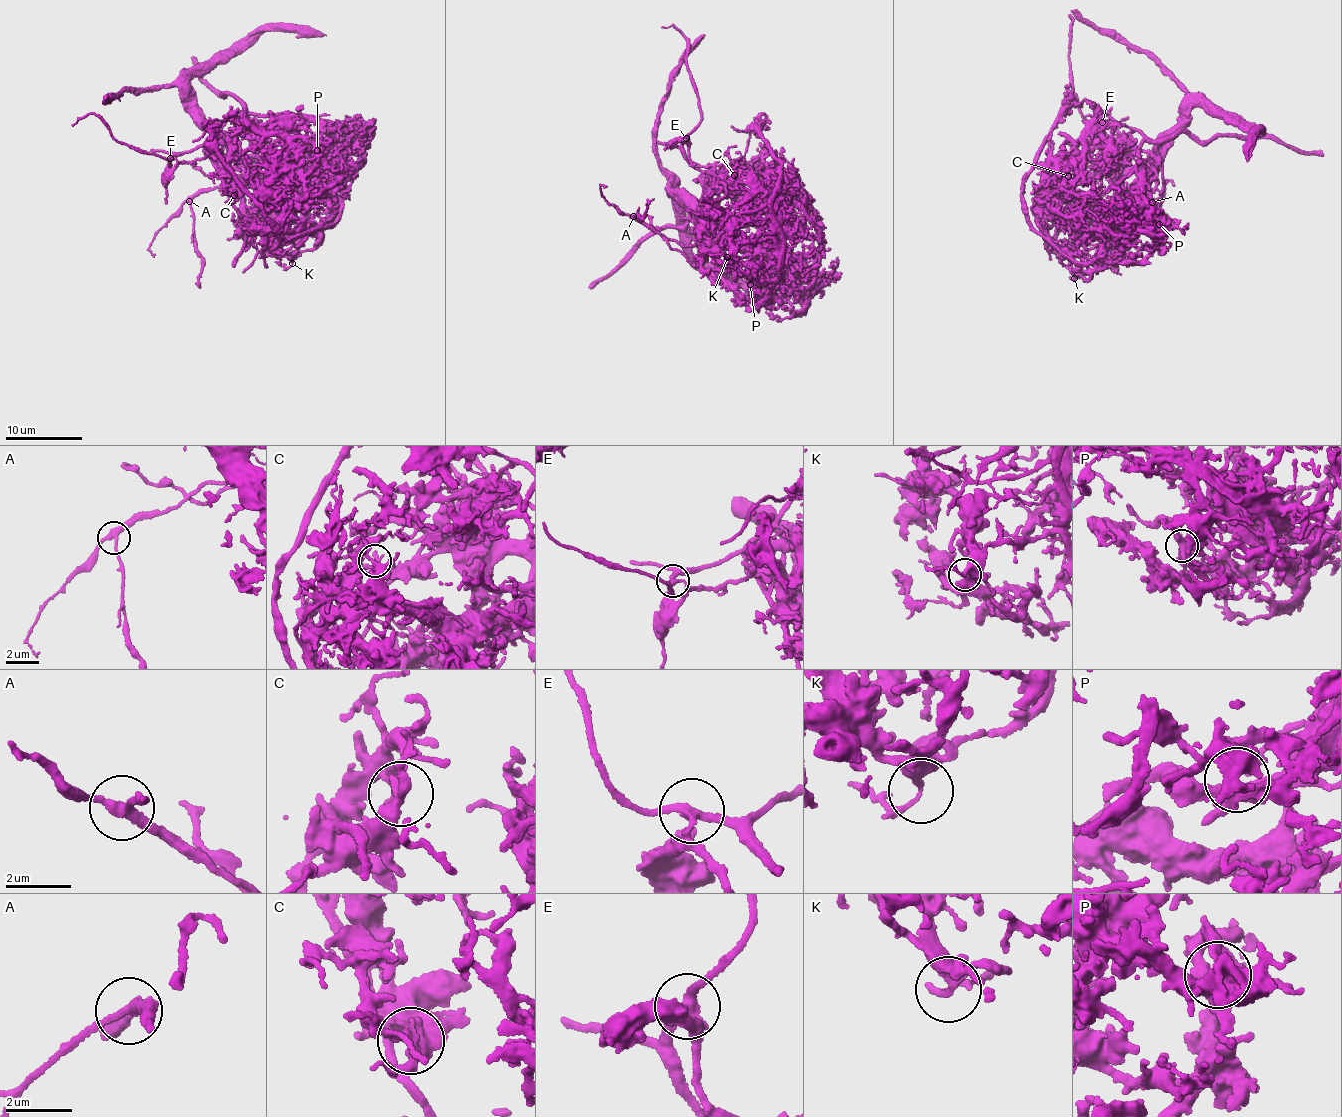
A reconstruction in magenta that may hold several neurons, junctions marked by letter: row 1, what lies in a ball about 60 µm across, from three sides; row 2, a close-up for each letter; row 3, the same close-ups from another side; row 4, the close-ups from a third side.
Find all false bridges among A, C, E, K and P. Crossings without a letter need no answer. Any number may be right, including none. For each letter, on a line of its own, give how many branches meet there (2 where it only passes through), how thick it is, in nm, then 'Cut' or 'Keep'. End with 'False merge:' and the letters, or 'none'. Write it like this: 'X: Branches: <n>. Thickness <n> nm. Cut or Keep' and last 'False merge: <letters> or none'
A: Branches: 3. Thickness 280 nm. Keep
C: Branches: 3. Thickness 300 nm. Keep
E: Branches: 3. Thickness 240 nm. Cut
K: Branches: 3. Thickness 280 nm. Keep
P: Branches: 4. Thickness 360 nm. Keep
False merge: E

